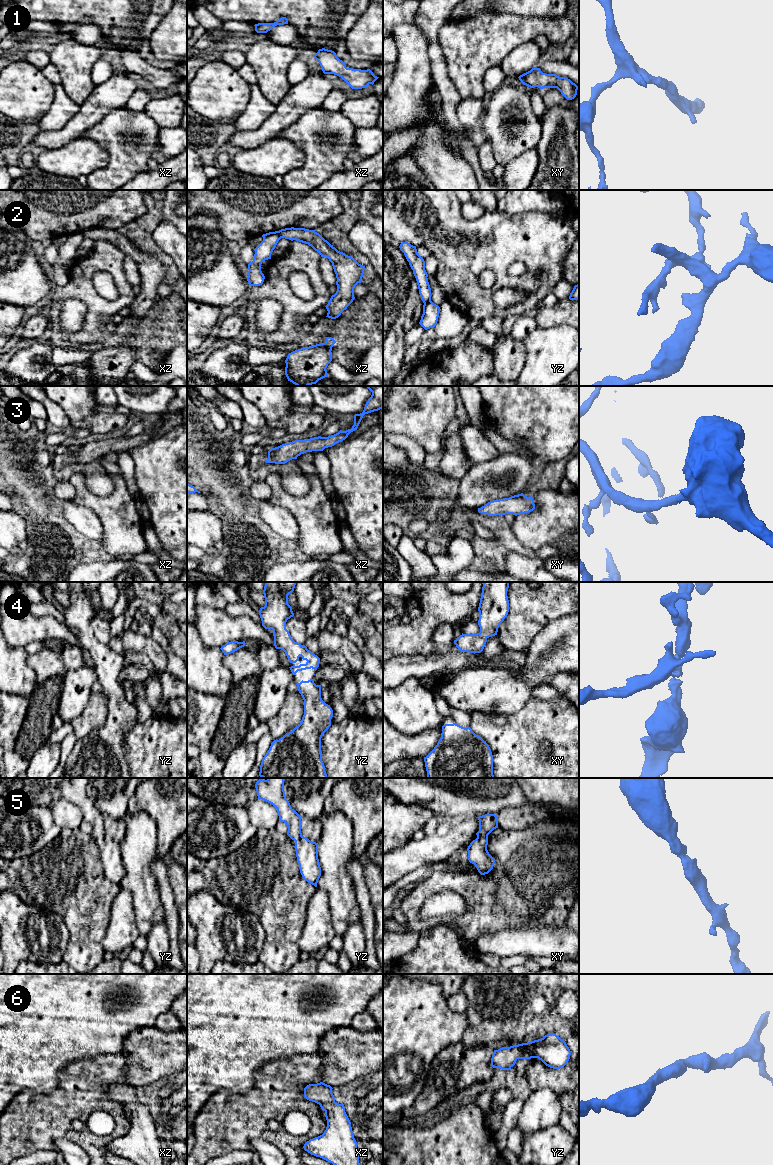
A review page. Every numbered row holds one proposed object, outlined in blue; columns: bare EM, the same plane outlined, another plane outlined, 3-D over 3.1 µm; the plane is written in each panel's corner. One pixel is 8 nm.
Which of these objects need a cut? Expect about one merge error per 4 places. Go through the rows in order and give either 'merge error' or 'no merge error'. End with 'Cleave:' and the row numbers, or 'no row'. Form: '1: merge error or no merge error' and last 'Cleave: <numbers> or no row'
1: no merge error
2: merge error
3: no merge error
4: no merge error
5: no merge error
6: no merge error
Cleave: 2

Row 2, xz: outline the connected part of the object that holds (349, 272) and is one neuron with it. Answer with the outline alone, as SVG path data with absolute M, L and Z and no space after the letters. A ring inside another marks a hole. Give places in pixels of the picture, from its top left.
M291 227L281 229L278 233L282 238L308 244L321 257L328 258L332 263L337 278L337 291L325 306L328 311L326 317L338 318L355 299L354 288L361 283L365 266L359 264L353 257L338 251L315 230Z

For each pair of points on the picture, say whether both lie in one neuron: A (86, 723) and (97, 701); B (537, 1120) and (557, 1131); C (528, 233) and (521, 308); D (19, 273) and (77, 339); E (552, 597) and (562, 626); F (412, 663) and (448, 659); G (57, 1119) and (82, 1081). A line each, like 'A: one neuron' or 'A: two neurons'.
A: one neuron
B: two neurons
C: one neuron
D: two neurons
E: two neurons
F: one neuron
G: one neuron

